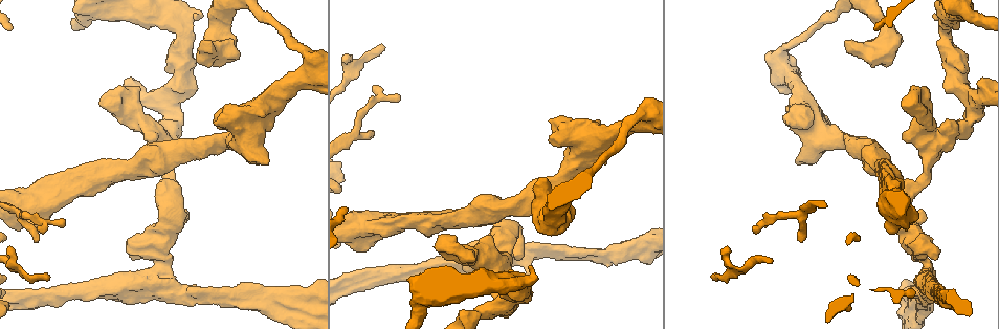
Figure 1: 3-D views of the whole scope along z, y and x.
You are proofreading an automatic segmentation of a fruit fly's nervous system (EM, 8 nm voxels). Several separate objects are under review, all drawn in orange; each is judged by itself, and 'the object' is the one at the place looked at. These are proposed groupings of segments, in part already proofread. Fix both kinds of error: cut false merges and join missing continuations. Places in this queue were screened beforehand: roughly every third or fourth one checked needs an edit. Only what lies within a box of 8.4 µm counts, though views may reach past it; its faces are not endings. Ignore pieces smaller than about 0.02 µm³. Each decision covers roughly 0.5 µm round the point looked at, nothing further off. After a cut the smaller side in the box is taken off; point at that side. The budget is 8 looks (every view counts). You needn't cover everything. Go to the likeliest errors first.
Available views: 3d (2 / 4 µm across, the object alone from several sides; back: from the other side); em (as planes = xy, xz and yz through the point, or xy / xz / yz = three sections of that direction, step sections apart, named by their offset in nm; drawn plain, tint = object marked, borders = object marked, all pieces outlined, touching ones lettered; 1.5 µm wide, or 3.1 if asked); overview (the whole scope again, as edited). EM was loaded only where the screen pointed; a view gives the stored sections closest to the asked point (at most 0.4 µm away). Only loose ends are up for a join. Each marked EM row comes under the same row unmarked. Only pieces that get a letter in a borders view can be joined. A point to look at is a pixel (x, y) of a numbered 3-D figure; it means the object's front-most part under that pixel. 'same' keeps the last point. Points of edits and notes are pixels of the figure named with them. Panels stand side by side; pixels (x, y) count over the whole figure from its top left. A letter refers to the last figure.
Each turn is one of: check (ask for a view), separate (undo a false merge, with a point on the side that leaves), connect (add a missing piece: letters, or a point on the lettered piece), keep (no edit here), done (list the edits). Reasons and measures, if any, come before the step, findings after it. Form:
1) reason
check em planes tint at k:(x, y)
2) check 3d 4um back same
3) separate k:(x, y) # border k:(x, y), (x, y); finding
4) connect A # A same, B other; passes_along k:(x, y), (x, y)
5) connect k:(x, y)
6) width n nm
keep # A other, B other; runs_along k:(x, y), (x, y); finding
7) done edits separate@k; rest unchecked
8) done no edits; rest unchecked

stops while still wide
check em planes borders at 1:(923, 87)

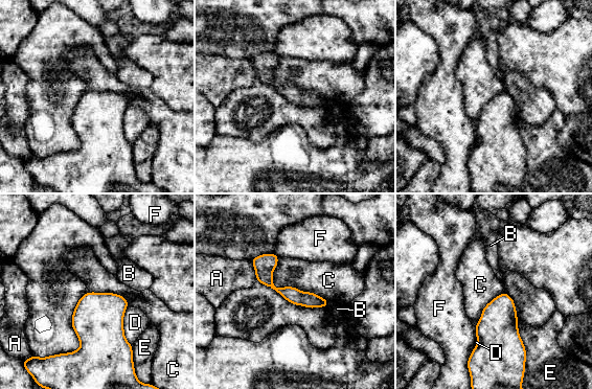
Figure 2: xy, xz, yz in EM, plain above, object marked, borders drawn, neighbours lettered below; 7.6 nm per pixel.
keep # A other, B other, C other, D other, E other, F other; border 2:(277, 258), (276, 287), (328, 301); no lettered piece goes on from it

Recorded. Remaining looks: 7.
free end
check em xz step 4 borders at 1:(529, 265)

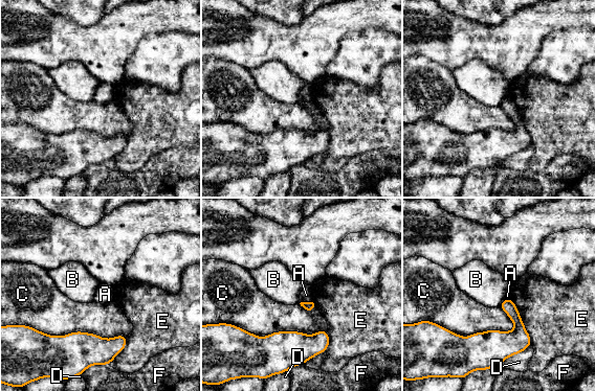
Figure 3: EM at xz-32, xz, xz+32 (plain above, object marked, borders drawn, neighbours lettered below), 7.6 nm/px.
keep # A other, B other, C other, D other, E other, F other; border 3:(505, 297), (499, 305); no lettered piece goes on from it

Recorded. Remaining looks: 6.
check em planes borders at 1:(400, 97)

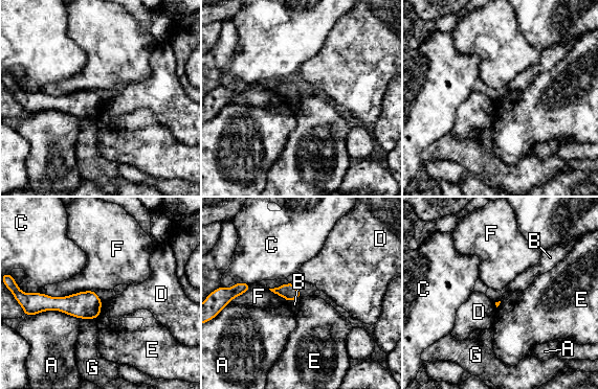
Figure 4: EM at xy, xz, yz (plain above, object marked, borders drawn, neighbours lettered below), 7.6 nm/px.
keep # A other, B other, C other, D other, E other, F other, G other; border 4:(103, 303), (100, 312); none of them fits

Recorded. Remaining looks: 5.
done no edits; rest unchecked

